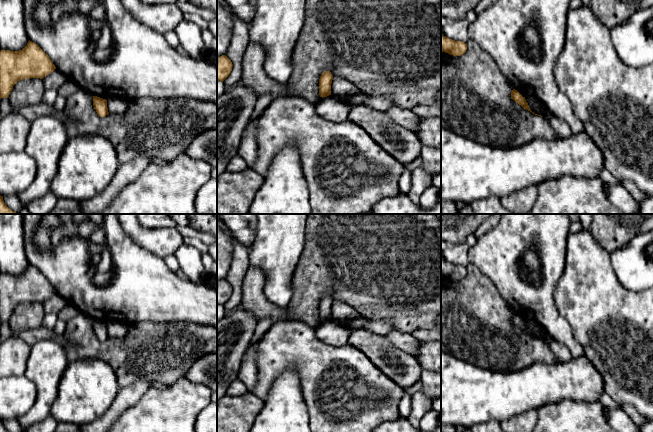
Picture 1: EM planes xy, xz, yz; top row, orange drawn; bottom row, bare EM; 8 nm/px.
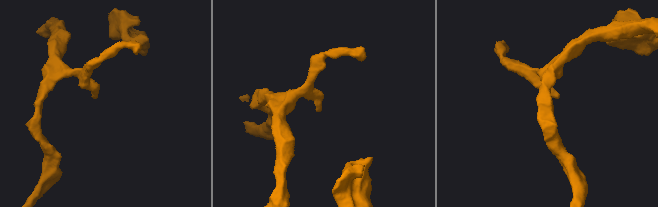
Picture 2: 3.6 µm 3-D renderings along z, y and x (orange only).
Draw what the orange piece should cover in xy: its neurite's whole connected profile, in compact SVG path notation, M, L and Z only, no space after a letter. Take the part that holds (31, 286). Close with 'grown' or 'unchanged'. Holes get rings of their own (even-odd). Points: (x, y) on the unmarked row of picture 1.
M28 265L27 269L19 275L0 275L0 323L8 322L13 310L20 304L30 302L43 303L56 293L49 280L34 266Z; unchanged

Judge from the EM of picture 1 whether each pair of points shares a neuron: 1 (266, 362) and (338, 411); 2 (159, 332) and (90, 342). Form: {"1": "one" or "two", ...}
{"1": "one", "2": "one"}

